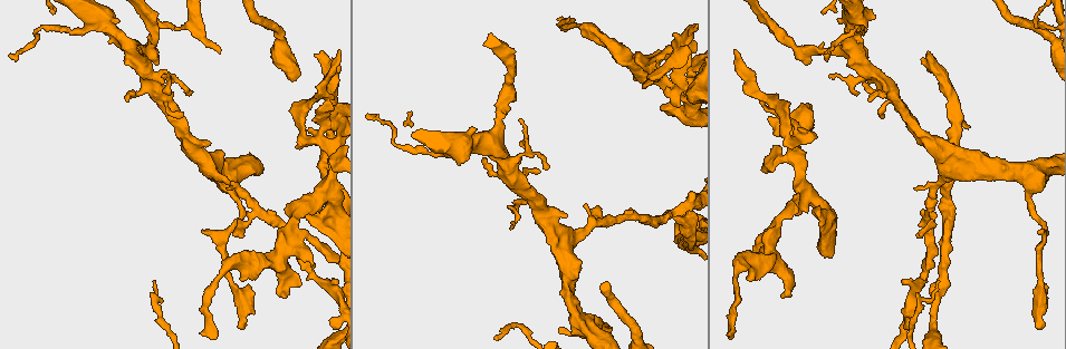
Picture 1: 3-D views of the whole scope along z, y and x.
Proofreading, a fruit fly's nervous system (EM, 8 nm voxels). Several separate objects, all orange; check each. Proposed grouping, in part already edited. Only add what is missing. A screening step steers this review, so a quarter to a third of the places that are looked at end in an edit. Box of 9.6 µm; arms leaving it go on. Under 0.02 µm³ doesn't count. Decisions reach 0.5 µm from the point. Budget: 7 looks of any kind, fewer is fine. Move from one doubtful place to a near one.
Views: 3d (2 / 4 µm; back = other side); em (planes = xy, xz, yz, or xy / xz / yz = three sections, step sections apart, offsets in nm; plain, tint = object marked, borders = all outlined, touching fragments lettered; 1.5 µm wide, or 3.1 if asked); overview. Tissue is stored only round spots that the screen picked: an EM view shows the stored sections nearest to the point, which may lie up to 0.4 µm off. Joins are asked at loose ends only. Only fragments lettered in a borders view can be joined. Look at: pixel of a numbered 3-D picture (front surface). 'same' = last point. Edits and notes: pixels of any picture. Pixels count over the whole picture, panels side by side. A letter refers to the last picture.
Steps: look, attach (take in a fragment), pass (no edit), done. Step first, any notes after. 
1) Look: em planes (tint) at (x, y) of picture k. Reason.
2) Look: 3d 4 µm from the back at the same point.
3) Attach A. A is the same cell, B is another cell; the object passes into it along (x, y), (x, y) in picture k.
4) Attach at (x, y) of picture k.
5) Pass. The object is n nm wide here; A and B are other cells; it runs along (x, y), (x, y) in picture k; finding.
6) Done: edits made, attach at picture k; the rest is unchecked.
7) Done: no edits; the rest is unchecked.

Look: em xy step 4 (borders) at (246, 325) of picture 1. Long arm stops here.

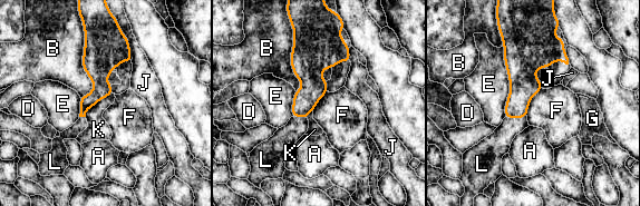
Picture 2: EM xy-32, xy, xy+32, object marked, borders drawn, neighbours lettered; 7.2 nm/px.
Look: em planes (borders) at the same point. Cut it another way.

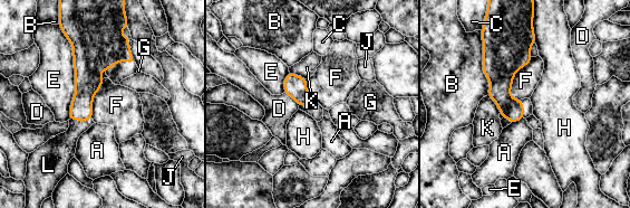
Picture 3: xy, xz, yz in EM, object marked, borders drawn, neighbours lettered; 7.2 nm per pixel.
Attach L. L is the same cell, A, B, C, D, E, F, G, H, J and K are other cells; it goes on there.

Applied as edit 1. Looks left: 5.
Look: overview. Redraw.

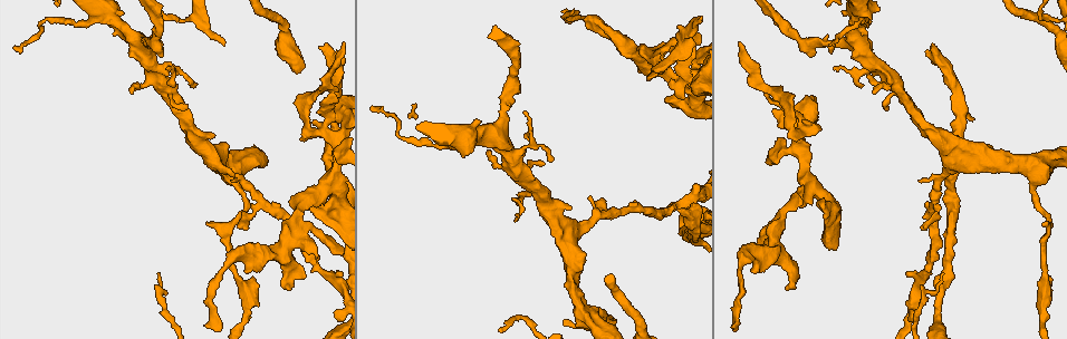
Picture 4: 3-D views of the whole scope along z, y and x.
Look: 3d 4 µm at (317, 256) of picture 4. An open end.

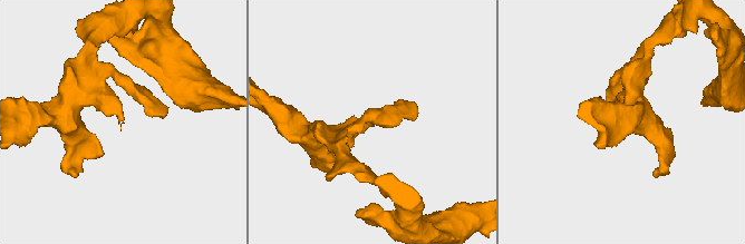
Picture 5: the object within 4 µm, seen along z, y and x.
Look: em planes (borders) at (118, 124) of picture 5. Now the EM.

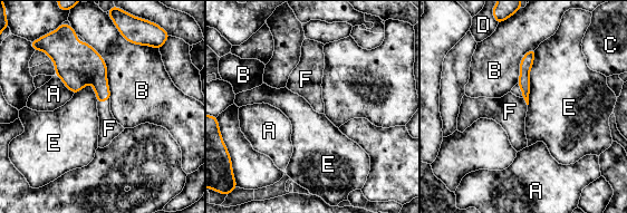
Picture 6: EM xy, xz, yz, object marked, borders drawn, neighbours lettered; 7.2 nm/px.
Attach F. F is the same cell, A, B, C, D and E are other cells; the object passes into it along (90, 68), (103, 100), (109, 128) in picture 6; the neuron continues.

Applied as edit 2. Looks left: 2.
Done: edits made, attach at picture 3, attach at picture 6; the rest is unchecked.

